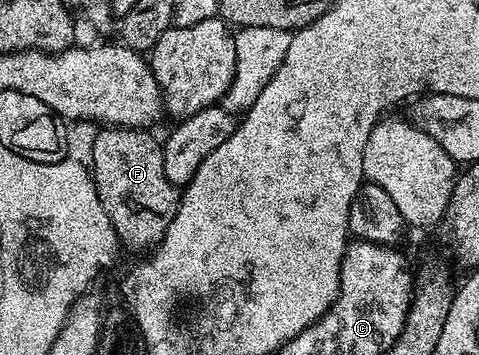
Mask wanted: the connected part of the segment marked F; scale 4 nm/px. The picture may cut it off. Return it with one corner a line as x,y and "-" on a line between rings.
107,126
100,130
103,131
91,146
89,161
97,196
124,247
154,248
165,236
169,224
173,224
180,196
180,191
165,176
160,139
155,139
147,128
132,130
130,126

